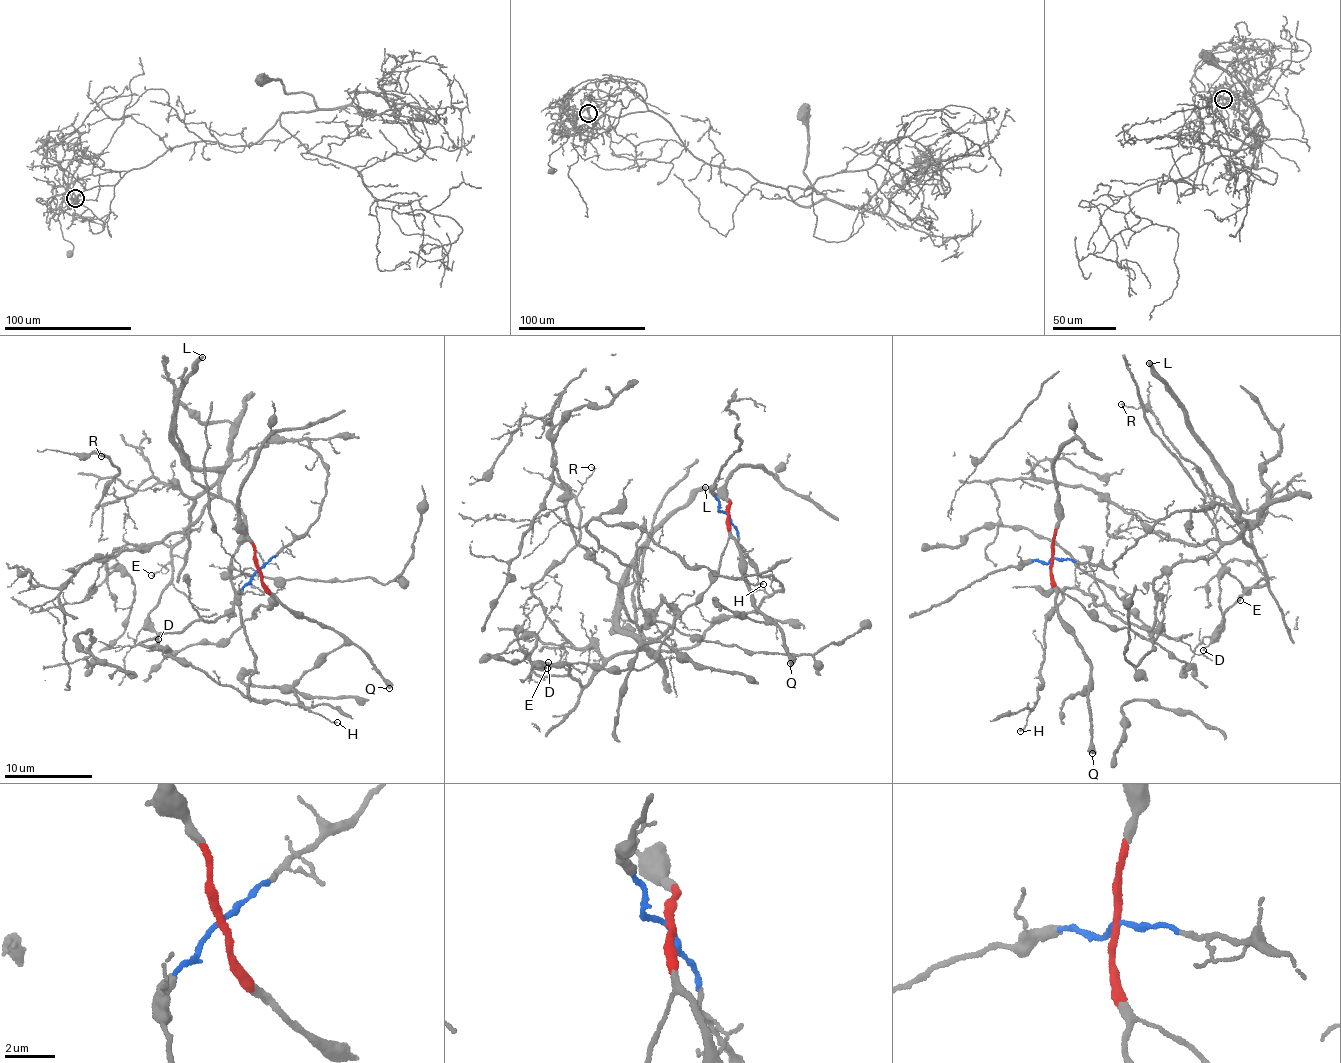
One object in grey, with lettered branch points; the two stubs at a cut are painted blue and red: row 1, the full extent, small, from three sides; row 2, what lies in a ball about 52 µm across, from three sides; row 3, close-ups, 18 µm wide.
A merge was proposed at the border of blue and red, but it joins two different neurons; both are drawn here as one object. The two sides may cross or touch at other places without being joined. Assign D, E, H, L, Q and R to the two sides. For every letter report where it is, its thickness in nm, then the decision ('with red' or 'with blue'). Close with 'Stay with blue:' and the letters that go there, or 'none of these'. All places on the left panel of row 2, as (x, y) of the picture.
D: at (158, 639); 120 nm thick; with blue
E: at (151, 575); 110 nm thick; with blue
H: at (337, 722); 110 nm thick; with blue
L: at (202, 357); 360 nm thick; with blue
Q: at (389, 688); 480 nm thick; with red
R: at (101, 456); 110 nm thick; with blue
Stay with blue: D, E, H, L, R

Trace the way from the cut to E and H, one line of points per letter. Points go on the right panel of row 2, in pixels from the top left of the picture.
E: (1053, 558), (1110, 568), (1160, 519), (1215, 502), (1245, 521), (1248, 547), (1264, 566), (1266, 582), (1240, 599)
H: (1053, 558), (1110, 568), (1160, 519), (1215, 502), (1246, 525), (1154, 582), (1152, 627), (1065, 589), (1019, 730)

